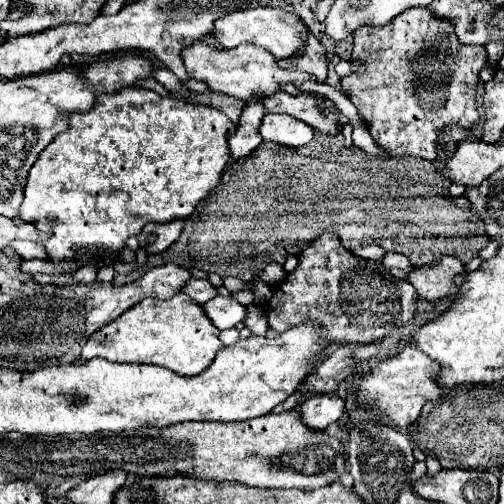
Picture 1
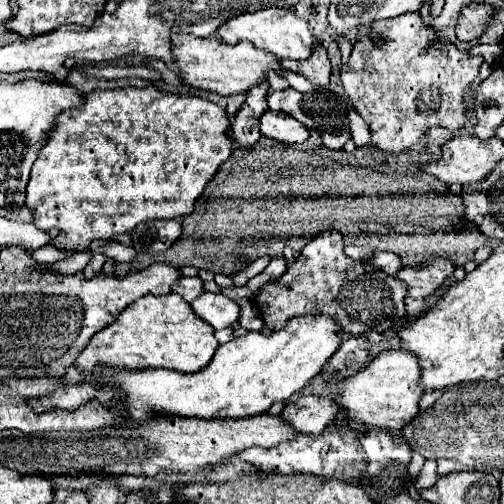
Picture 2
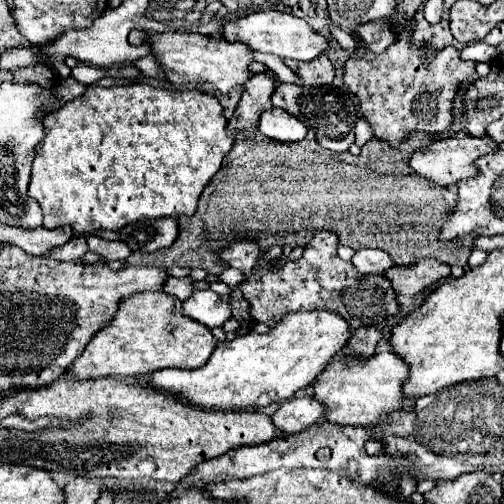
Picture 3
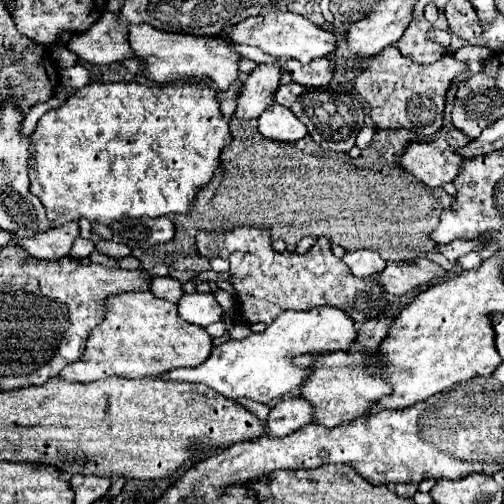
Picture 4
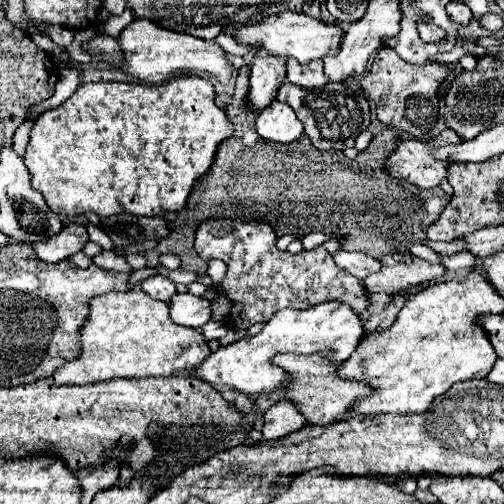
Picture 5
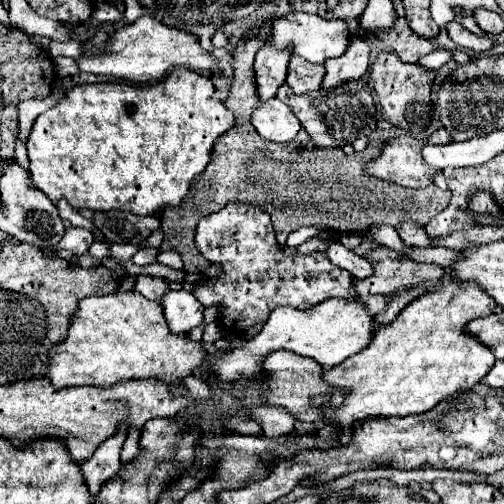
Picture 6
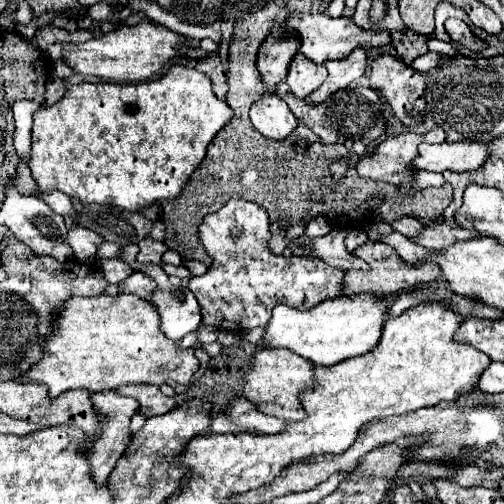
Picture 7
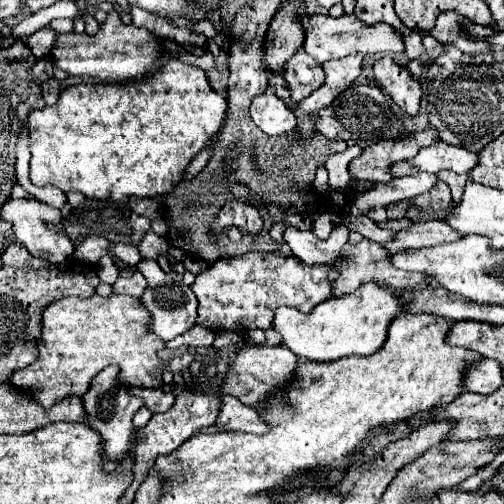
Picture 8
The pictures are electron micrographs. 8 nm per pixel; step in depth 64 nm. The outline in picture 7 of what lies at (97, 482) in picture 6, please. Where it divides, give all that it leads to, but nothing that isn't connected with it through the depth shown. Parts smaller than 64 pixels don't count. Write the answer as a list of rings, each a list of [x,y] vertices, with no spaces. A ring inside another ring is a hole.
[[[106,388],[106,390],[98,390],[98,392],[92,394],[92,406],[94,406],[96,414],[106,416],[106,426],[104,426],[102,434],[94,440],[92,458],[90,458],[94,480],[96,480],[98,484],[104,484],[106,478],[110,476],[110,472],[116,468],[118,458],[124,454],[124,450],[128,448],[128,444],[132,442],[130,418],[138,412],[138,406],[140,406],[140,404],[136,404],[136,400],[132,400],[132,398],[128,398],[128,396],[120,396],[120,392],[114,390],[114,388]]]

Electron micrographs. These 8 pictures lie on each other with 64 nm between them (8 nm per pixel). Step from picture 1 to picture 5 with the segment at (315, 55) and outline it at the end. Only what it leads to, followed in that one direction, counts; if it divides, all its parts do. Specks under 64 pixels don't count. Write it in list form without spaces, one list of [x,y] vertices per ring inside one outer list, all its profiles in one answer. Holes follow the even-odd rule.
[[[288,58],[286,62],[286,80],[300,86],[300,88],[322,88],[328,80],[322,72],[322,60],[312,60],[308,64],[300,64],[295,58]]]

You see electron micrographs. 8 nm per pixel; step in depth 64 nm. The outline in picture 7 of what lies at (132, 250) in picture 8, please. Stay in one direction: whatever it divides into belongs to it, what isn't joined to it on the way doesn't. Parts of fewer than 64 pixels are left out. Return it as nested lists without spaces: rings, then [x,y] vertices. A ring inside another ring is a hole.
[[[104,242],[100,248],[102,250],[98,252],[98,258],[120,258],[120,254],[122,254],[122,246],[120,244]]]

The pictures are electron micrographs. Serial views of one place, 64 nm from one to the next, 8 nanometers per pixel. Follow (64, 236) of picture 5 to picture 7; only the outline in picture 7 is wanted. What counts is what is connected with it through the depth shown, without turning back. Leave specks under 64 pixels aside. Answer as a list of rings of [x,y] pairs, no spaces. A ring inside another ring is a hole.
[[[70,228],[66,240],[72,246],[74,258],[78,262],[94,260],[96,252],[98,252],[98,246],[104,242],[104,240],[100,240],[100,236],[96,236],[96,232],[84,230],[84,228]]]

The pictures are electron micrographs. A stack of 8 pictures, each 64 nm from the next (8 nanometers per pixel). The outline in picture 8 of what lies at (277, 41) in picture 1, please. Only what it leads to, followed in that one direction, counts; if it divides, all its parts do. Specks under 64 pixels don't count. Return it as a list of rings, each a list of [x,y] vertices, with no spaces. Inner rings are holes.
[[[314,14],[314,16],[302,16],[302,26],[306,32],[306,40],[304,40],[304,50],[316,58],[318,64],[324,64],[326,60],[332,58],[344,58],[350,54],[402,54],[404,52],[404,40],[402,34],[396,32],[396,28],[392,28],[390,24],[364,24],[360,22],[354,14],[342,14],[340,18],[332,18],[332,16],[322,16],[322,14]]]

